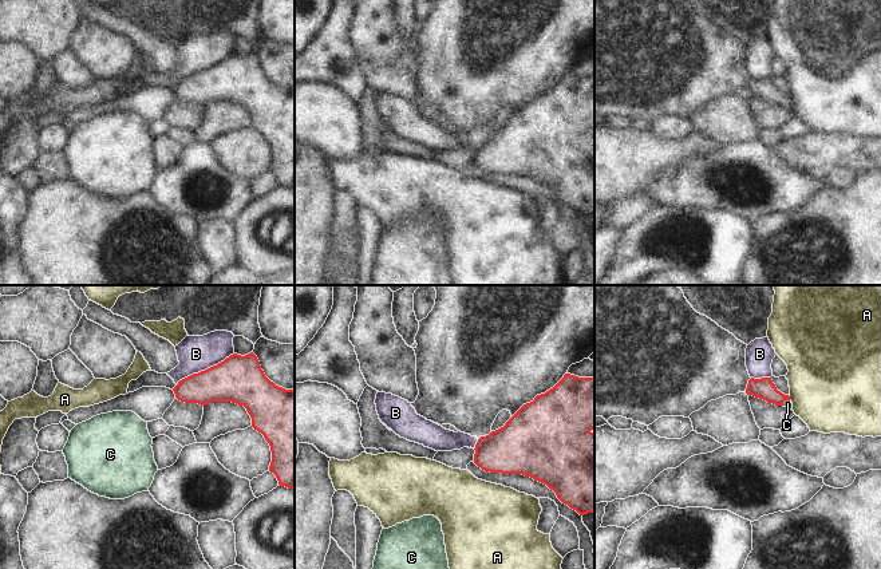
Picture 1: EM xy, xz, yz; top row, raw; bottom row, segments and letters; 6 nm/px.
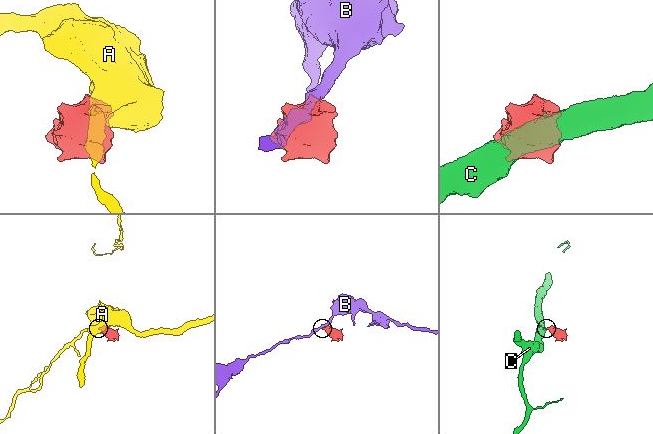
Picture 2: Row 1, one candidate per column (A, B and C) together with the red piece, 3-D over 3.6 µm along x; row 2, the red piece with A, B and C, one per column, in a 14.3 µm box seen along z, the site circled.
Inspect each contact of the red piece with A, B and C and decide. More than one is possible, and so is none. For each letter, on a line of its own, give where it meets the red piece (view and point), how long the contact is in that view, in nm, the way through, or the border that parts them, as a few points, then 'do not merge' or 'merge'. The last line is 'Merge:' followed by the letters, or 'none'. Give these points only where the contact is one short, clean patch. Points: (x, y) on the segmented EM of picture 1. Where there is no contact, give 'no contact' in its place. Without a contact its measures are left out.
A: yz (789, 398) | 40 nm | along yz (787, 395), (790, 399) | do not merge
B: xy (205, 370) | 400 nm | along xy (233, 352), (216, 364), (182, 378), (177, 384) | do not merge
C: yz (785, 399) | 60 nm | across yz (763, 388), (771, 395), (785, 399), (787, 403) | merge
Merge: C

